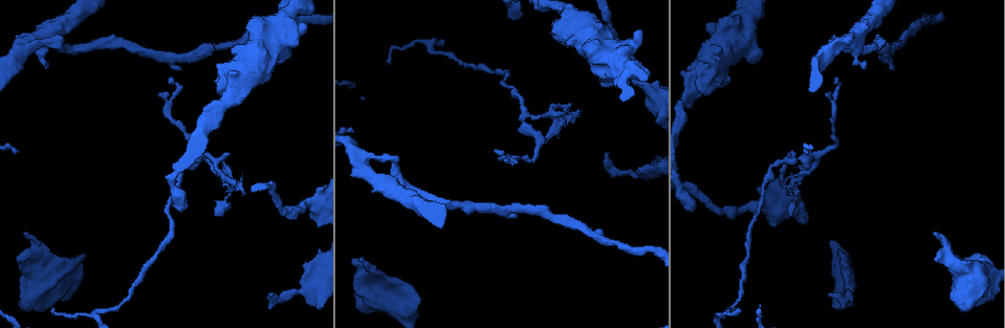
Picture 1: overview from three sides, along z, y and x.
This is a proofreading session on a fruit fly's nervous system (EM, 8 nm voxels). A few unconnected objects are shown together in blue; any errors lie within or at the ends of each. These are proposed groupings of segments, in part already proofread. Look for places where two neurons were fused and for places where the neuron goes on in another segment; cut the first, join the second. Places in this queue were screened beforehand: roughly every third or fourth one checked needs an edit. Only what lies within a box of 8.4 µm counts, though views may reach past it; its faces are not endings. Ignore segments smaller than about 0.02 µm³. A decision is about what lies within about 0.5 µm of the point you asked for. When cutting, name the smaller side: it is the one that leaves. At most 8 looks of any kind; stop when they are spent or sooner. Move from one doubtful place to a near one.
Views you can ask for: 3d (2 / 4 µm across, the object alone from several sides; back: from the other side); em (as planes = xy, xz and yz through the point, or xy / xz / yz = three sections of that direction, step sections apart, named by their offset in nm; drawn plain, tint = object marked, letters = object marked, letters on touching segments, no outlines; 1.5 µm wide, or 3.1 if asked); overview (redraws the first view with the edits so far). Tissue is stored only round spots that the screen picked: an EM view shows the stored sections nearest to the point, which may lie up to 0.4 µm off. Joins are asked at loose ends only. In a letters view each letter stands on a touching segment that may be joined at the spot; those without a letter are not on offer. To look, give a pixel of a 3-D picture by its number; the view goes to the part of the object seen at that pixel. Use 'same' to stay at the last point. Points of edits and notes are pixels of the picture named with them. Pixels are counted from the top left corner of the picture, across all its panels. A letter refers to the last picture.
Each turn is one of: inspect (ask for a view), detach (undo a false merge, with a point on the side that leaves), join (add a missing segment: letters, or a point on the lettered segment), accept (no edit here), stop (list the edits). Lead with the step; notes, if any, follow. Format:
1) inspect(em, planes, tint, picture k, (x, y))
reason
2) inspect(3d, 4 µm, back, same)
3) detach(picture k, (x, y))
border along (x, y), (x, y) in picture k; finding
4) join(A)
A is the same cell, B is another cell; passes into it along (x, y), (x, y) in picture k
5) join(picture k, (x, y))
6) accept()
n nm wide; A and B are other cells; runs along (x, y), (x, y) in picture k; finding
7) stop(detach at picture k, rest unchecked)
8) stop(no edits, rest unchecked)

inspect(em, planes, letters, picture 1, (866, 67))
free end

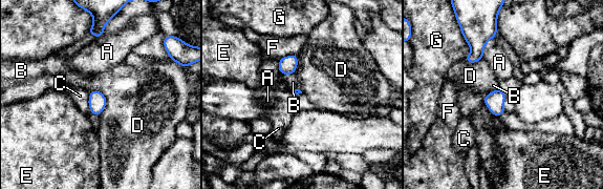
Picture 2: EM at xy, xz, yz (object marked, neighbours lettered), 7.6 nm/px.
accept()
A, B, C, D, E, F and G are other cells; border along (491, 91), (483, 102), (495, 116) in picture 2; none of them fits

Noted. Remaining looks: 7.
inspect(3d, 4 µm, back, picture 1, (507, 162))
thin end

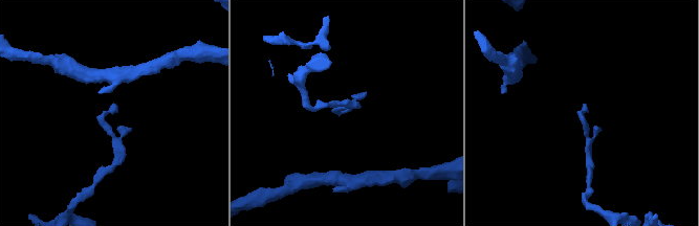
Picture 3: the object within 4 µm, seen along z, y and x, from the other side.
inspect(em, xy, step 8, letters, picture 3, (351, 109))

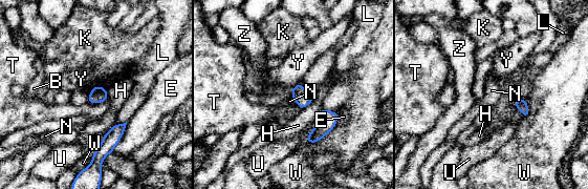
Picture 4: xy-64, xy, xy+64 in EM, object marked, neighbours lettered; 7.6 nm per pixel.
accept()
B, E, H, K, L, N, T, U, W, Y and Z are other cells; border along (89, 93), (87, 102) in picture 4; no lettered segment goes on from it

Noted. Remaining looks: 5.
inspect(3d, 2 µm, back, picture 1, (937, 232))
branch stops here

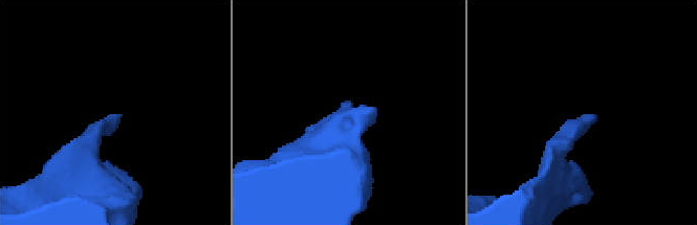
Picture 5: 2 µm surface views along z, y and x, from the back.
inspect(em, yz, step 4, tint, picture 5, (590, 116))
now the EM

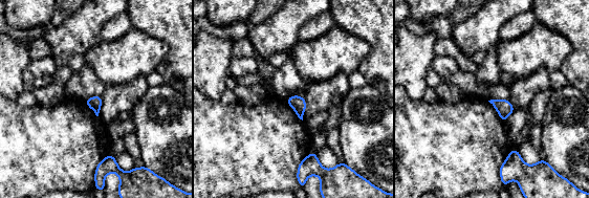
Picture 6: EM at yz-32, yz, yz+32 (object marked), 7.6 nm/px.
inspect(em, planes, letters, same)

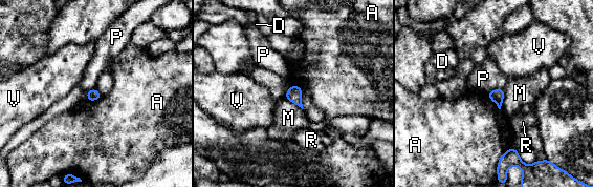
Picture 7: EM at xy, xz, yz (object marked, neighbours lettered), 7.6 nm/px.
accept()
A, D, M, P, R and V are other cells; border along (502, 87), (495, 88), (487, 95) in picture 7; none of them fits

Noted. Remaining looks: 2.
stop(no edits, rest unchecked)

